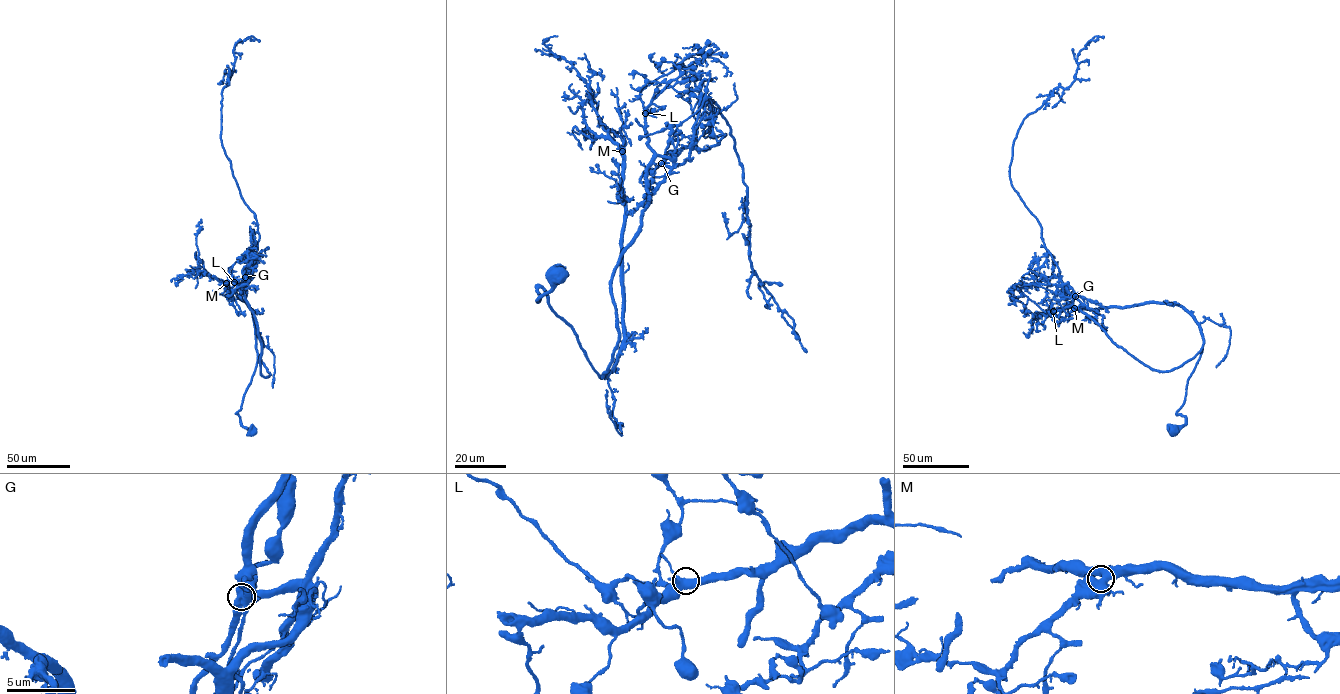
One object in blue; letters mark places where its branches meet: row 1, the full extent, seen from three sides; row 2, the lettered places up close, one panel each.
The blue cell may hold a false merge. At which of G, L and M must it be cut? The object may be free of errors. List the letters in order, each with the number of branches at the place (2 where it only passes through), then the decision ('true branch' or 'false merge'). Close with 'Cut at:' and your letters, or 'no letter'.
G: 4 branches meet; false merge
L: 4 branches meet; true branch
M: 4 branches meet; true branch
Cut at: G

